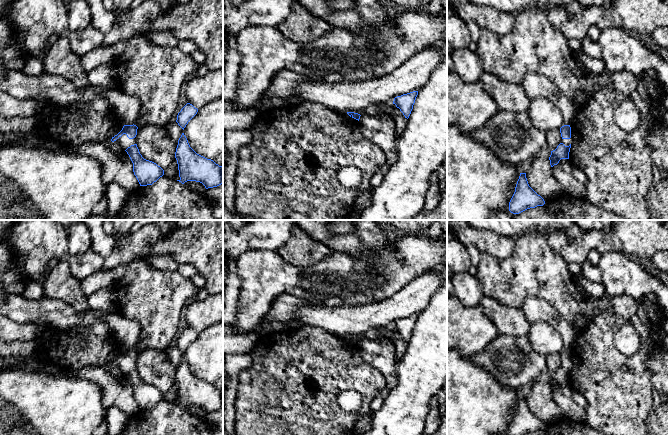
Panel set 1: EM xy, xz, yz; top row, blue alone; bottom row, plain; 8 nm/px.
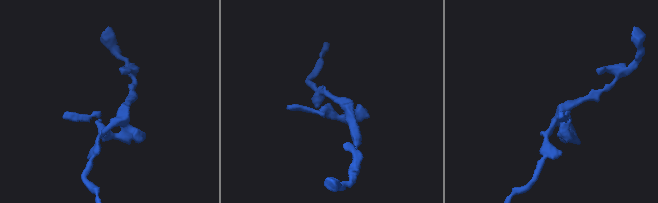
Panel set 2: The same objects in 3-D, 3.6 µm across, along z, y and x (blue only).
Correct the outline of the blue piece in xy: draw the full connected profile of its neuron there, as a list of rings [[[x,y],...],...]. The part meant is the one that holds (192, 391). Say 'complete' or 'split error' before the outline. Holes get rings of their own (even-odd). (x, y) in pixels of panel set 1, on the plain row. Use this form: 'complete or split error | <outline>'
complete | [[[184,357],[178,364],[175,382],[180,401],[177,405],[182,408],[187,405],[196,405],[208,413],[223,407],[223,390],[219,390],[213,384],[197,378],[190,371]]]

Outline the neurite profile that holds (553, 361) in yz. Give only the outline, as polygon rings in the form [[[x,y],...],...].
[[[560,353],[550,354],[546,356],[547,369],[551,375],[555,374],[557,370],[561,367],[562,361]]]

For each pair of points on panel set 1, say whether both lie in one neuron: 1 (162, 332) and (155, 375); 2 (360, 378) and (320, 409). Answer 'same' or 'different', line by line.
1: different
2: same

